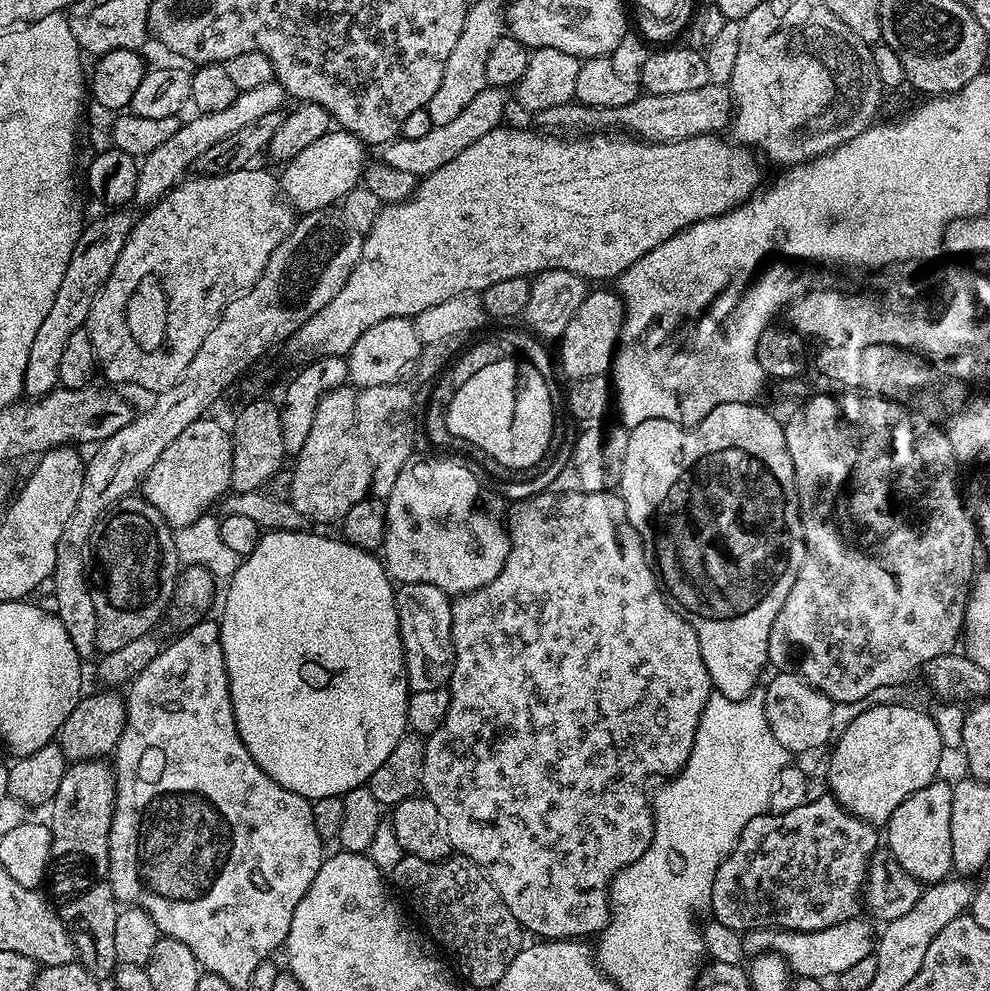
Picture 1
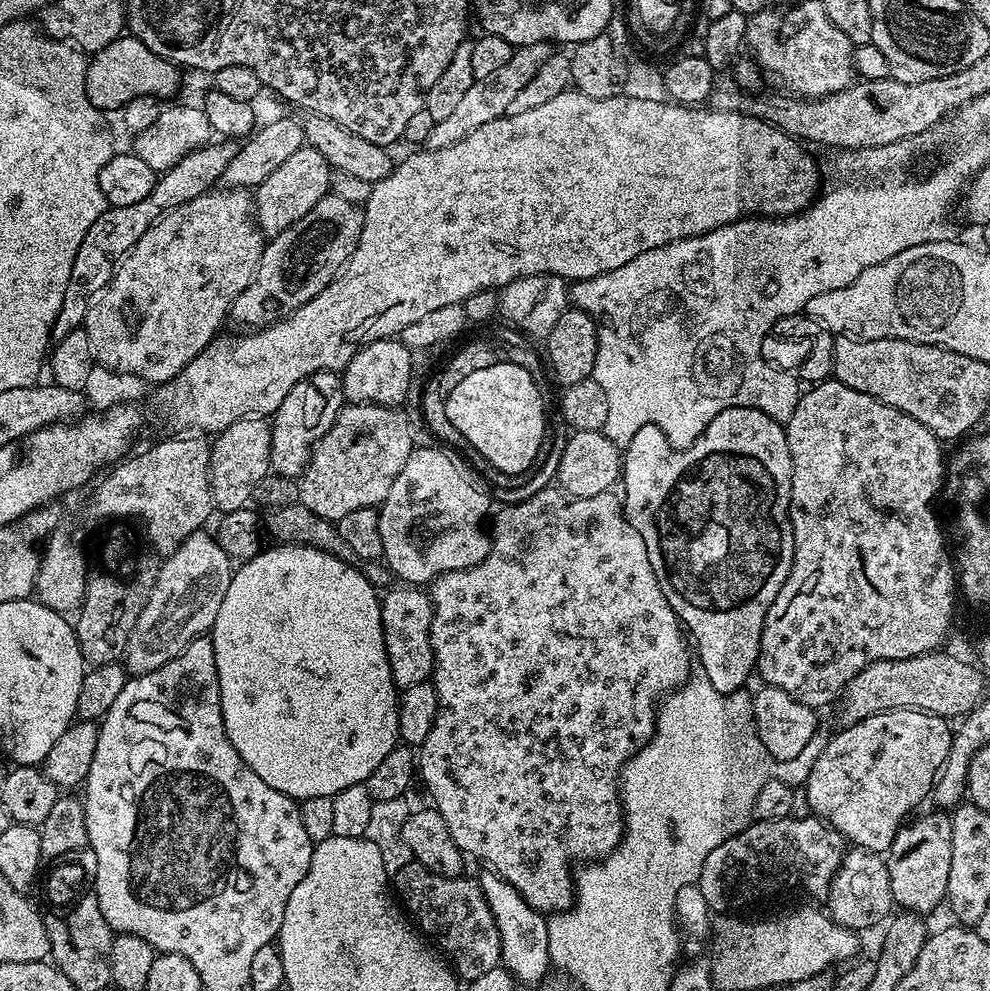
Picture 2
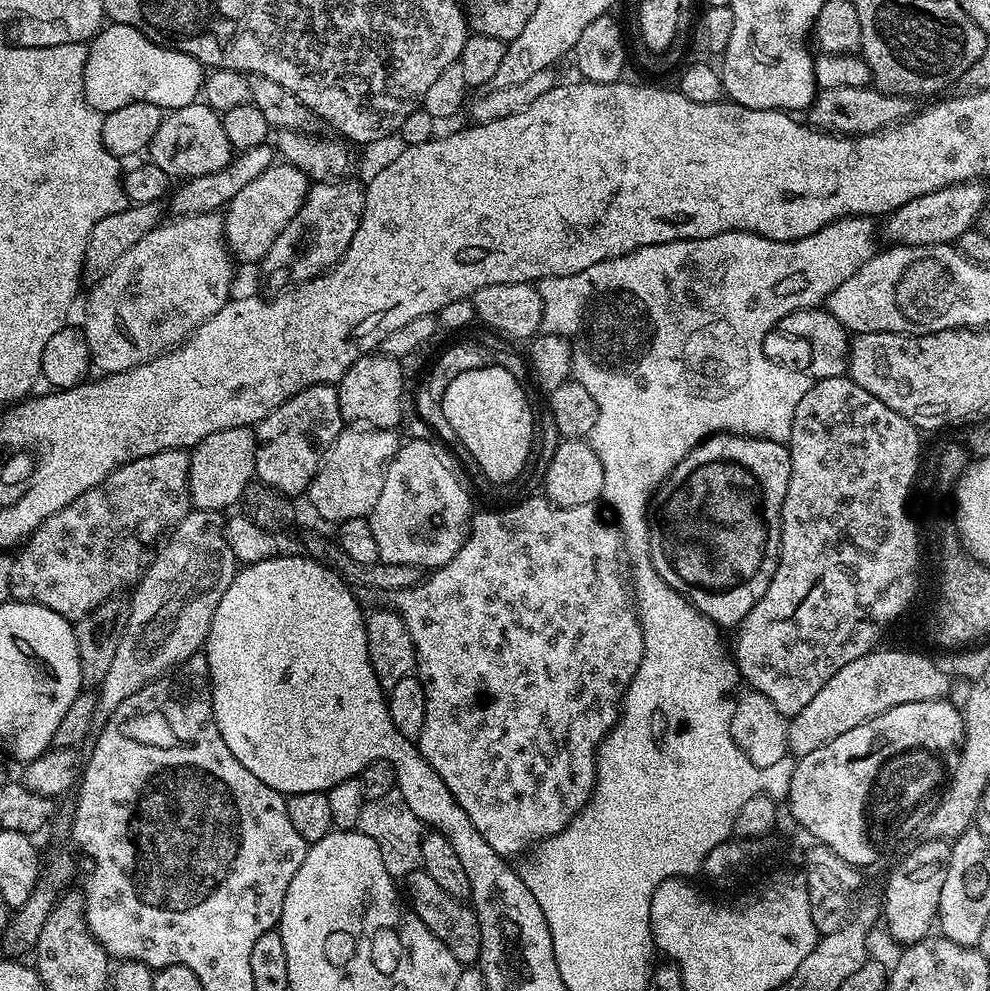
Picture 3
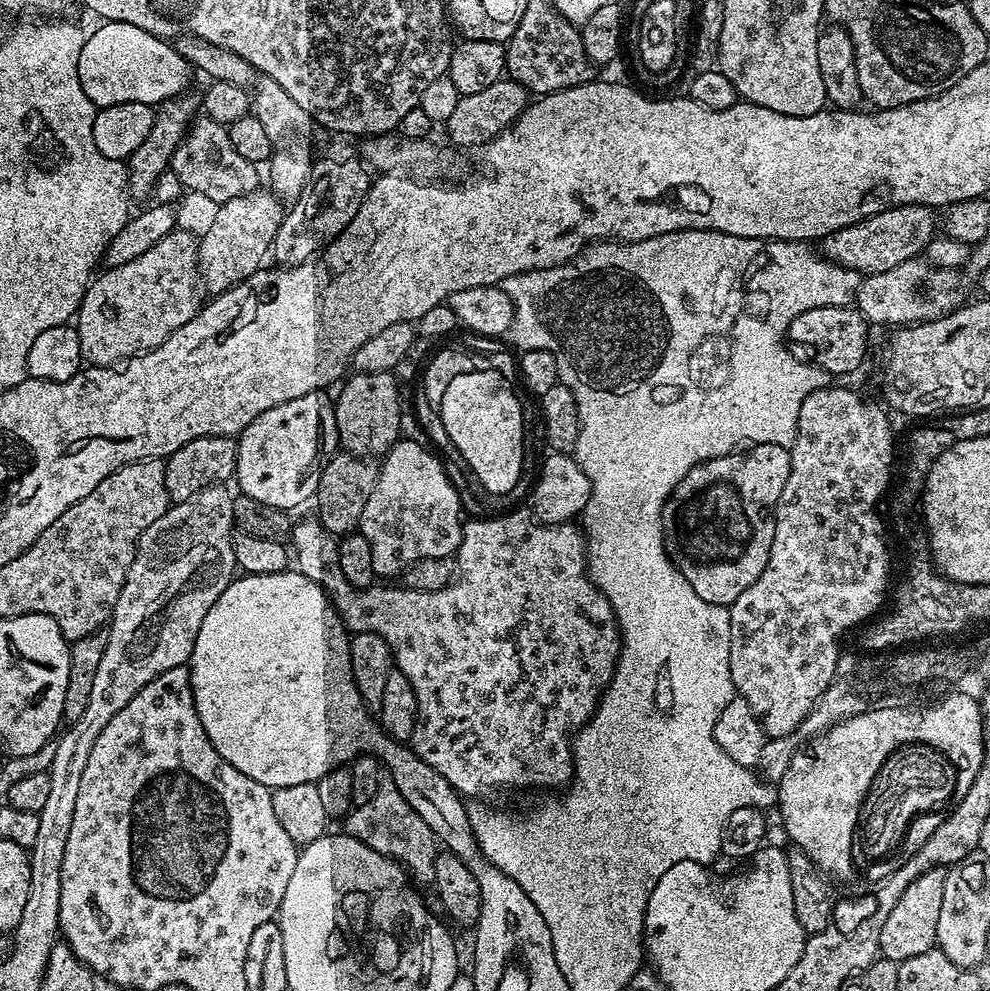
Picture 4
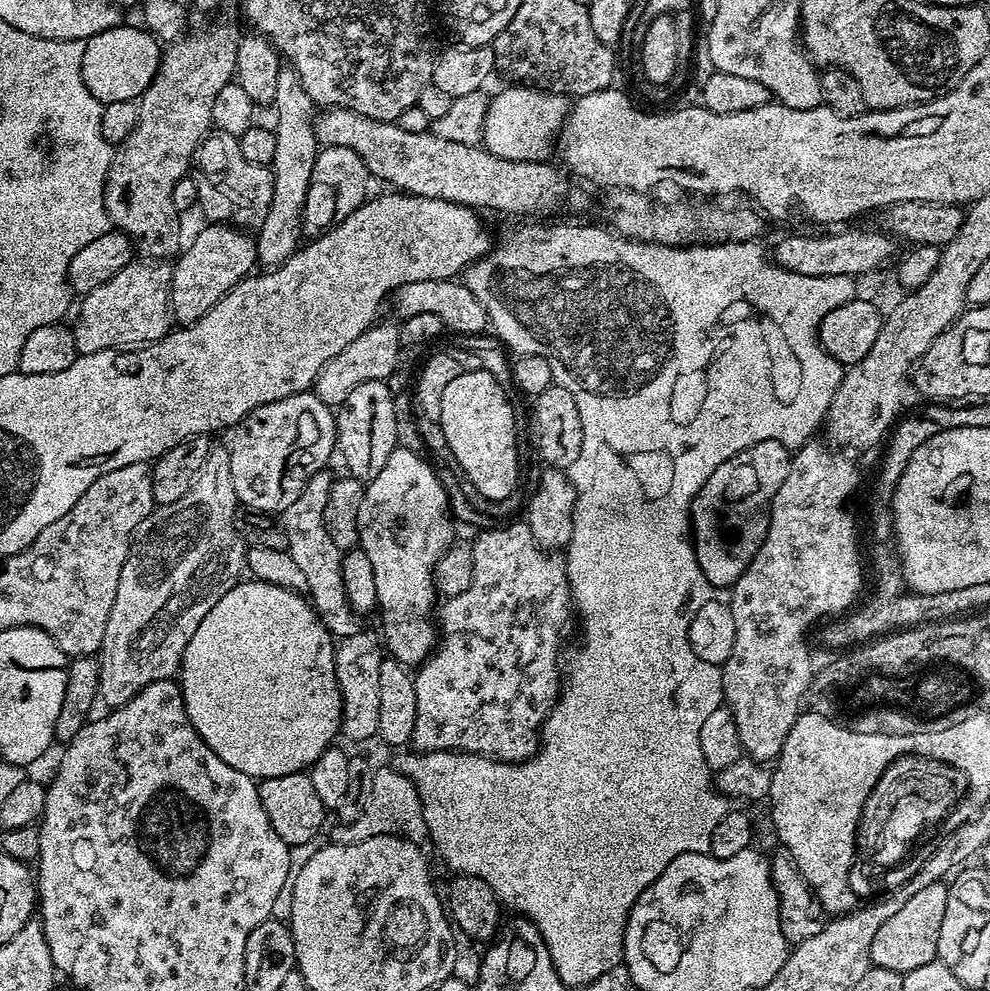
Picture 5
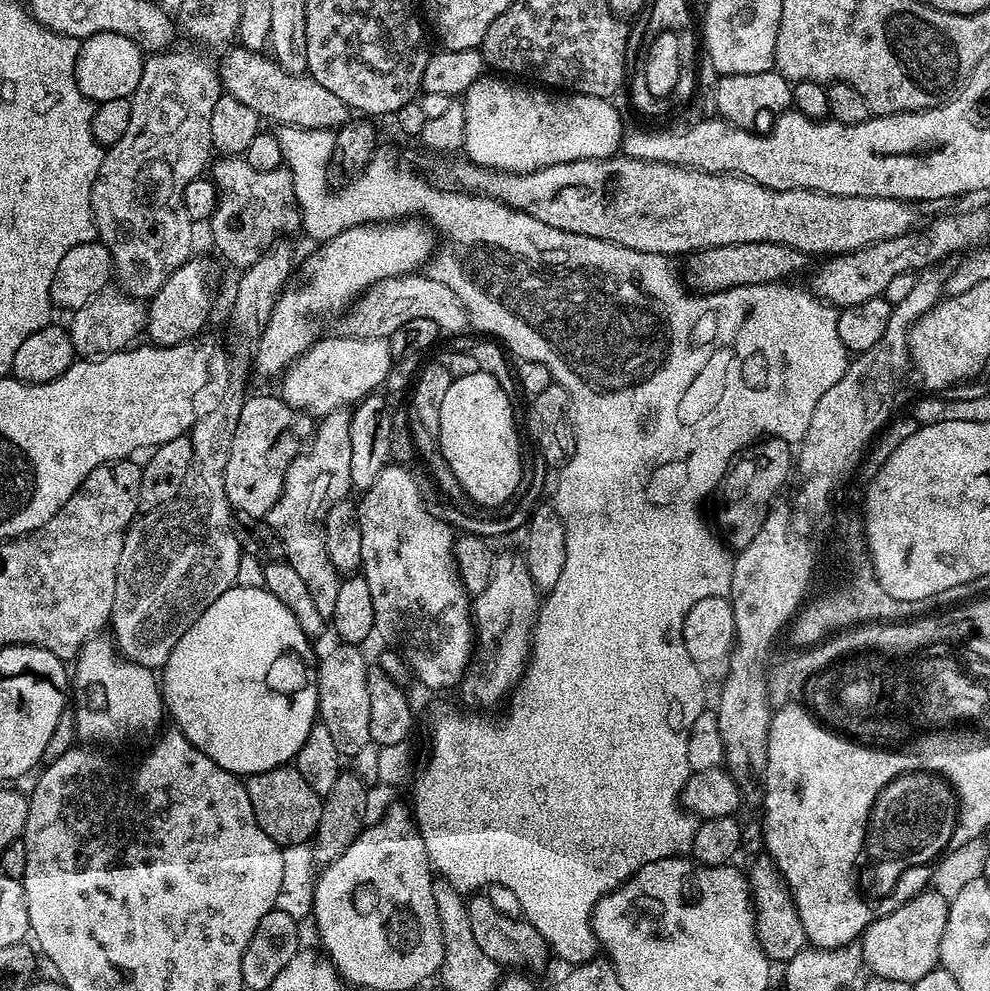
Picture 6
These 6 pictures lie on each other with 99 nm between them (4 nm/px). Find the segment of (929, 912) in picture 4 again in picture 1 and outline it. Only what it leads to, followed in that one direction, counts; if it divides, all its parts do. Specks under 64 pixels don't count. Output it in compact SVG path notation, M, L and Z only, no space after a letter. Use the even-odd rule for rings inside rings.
M937 778L931 784L922 786L922 790L914 790L891 809L886 825L888 831L887 851L910 874L915 880L919 880L921 885L927 886L937 884L939 880L949 879L952 867L952 851L950 850L950 806L952 805L952 784Z

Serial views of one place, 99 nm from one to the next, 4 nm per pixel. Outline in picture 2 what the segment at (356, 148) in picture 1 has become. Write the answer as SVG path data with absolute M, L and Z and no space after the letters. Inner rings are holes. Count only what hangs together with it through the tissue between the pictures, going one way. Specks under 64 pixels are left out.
M309 146L299 148L291 158L286 158L286 162L282 162L282 166L278 166L278 170L274 170L274 174L270 174L270 178L266 178L266 182L262 182L254 190L256 227L265 237L271 238L294 226L294 222L298 222L302 214L314 210L320 199L329 195L333 175L327 158L318 150Z

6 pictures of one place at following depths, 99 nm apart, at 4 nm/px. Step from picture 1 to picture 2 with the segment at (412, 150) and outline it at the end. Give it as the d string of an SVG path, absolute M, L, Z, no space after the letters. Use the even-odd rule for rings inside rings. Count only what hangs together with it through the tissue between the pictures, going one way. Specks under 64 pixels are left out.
M547 41L527 44L520 48L515 47L511 58L498 70L498 73L492 75L488 80L473 81L469 90L466 90L464 97L461 97L460 103L453 109L453 113L436 122L429 138L427 138L427 147L444 149L446 146L452 146L466 135L473 133L479 126L484 126L487 122L496 121L497 118L507 115L510 102L526 86L526 83L534 78L537 70L552 55L550 48L551 45Z

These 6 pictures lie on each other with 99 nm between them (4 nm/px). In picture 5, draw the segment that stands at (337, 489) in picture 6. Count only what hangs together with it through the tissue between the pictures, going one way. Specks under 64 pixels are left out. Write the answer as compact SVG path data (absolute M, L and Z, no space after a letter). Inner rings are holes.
M328 470L314 473L308 479L308 485L302 490L302 494L298 494L298 502L291 504L282 513L282 520L284 536L288 539L287 552L306 577L306 596L312 609L333 637L343 638L362 631L362 616L361 613L352 610L350 602L346 602L346 589L342 586L342 549L334 546L330 534L326 534L324 511L334 479L333 473L330 473Z

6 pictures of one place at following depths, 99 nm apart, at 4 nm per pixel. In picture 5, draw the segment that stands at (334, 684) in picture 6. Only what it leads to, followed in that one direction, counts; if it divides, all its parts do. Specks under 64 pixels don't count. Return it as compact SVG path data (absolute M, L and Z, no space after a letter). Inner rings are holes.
M368 630L343 637L336 644L336 677L340 691L340 732L348 740L359 742L376 735L378 730L378 670L386 659L382 640Z

